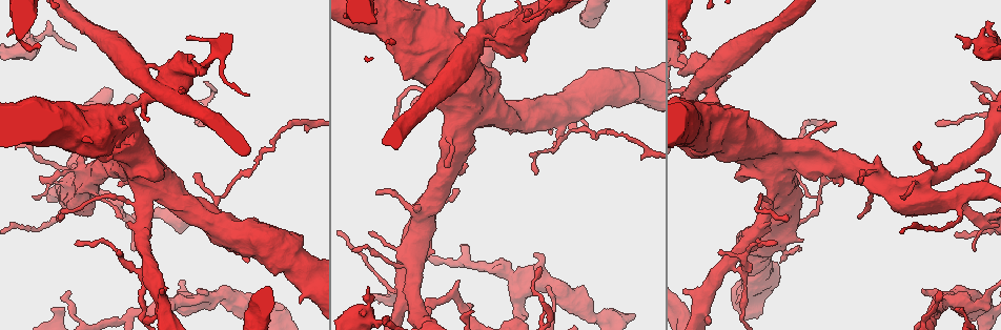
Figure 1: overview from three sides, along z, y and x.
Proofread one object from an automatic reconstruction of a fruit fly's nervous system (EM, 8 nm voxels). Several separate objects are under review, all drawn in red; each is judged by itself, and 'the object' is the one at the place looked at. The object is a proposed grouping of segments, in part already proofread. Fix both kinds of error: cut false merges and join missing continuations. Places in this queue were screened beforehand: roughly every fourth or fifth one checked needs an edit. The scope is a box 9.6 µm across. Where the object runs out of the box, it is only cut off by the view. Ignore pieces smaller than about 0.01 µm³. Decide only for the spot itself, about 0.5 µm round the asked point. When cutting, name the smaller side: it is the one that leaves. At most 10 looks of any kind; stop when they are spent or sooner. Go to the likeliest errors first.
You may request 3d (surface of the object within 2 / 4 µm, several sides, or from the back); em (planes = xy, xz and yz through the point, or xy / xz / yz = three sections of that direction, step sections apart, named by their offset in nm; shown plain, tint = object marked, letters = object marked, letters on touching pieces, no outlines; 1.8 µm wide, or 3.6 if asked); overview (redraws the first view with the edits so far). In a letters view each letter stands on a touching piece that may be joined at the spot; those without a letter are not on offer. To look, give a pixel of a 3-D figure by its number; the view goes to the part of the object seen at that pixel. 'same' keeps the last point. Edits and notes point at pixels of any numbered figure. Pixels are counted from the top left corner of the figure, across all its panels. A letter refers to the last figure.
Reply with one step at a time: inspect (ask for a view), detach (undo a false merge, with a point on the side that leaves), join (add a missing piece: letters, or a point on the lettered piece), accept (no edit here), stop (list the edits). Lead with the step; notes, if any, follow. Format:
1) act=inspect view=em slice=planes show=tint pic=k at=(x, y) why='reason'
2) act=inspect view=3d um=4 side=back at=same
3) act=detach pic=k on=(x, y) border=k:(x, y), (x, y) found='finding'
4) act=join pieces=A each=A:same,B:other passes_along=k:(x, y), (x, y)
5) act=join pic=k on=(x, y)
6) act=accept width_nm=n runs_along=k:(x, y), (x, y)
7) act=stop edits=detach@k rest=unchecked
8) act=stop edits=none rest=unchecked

act=inspect view=3d um=4 pic=1 at=(706, 91) why='abrupt turn'

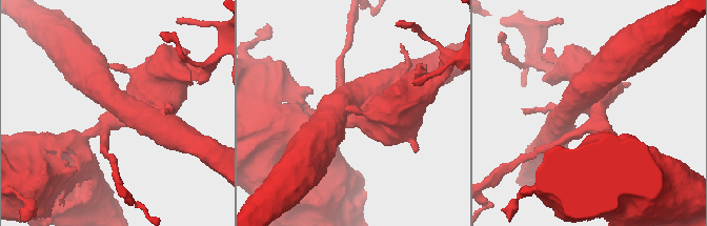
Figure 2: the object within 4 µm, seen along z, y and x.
act=inspect view=em um=3.6 slice=planes show=letters pic=2 at=(120, 108) why='need the tissue'

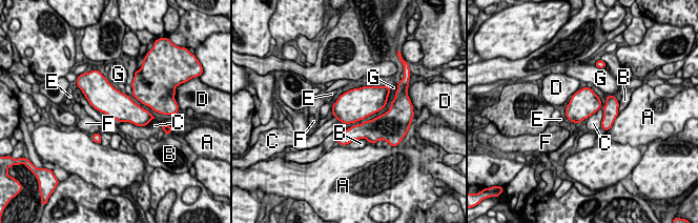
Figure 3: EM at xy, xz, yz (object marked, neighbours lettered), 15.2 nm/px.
act=accept width_nm=420 longest_contact=C:460nm each=A:other,B:other,C:other,D:other,E:other,F:other,G:other found='continuous, no second cell'

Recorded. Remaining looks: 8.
act=inspect view=em um=3.6 slice=planes show=letters pic=1 at=(431, 22)

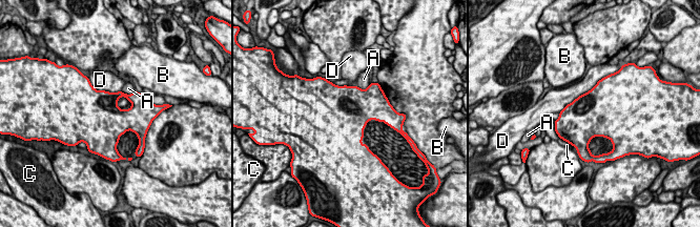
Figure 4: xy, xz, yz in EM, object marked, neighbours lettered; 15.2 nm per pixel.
act=accept longest_contact=D:850nm each=A:other,B:other,C:other,D:other border=4:(601, 79), (559, 112) found='one cell here'

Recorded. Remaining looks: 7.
act=inspect view=em slice=planes show=letters pic=1 at=(518, 313) why='calibre changes'

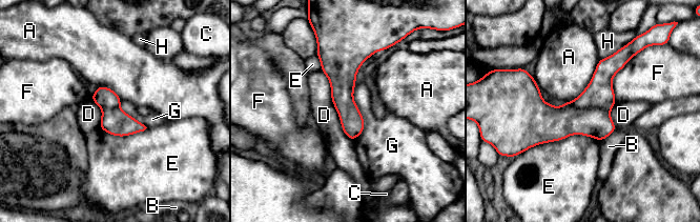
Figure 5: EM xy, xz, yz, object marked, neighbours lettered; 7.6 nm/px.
act=detach pic=5 on=(599, 94) longest_contact=E:600nm each=A:other,B:other,C:other,D:other,E:other,F:other,G:other,H:other found='a second cell is stuck on'

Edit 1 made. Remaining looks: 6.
act=inspect view=3d um=4 pic=1 at=(957, 36) why='branch stops here'

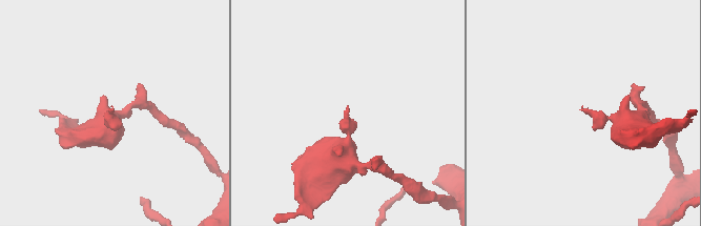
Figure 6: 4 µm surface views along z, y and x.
act=inspect view=em um=3.6 slice=xz step=8 show=tint pic=6 at=(346, 109)

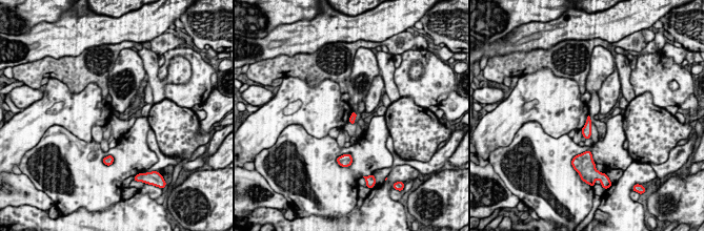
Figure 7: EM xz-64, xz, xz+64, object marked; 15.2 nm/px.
act=inspect view=em um=3.6 slice=planes show=letters at=same why='another direction'

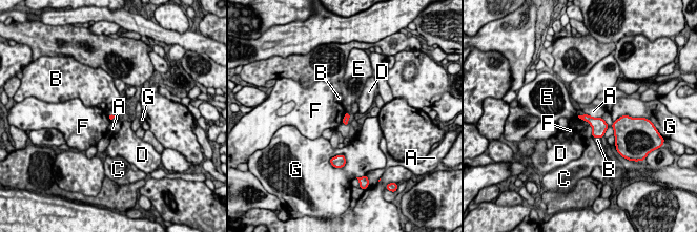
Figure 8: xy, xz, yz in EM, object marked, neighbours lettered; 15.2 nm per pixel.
act=accept each=A:other,B:other,C:other,D:other,E:other,F:other,G:other border=8:(577, 117), (587, 121), (590, 125) found='no lettered piece goes on from it'

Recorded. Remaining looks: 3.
act=stop edits=detach@5 rest=unchecked

